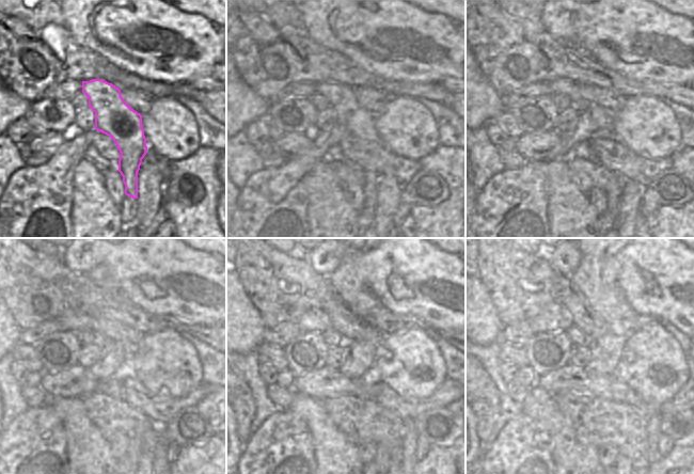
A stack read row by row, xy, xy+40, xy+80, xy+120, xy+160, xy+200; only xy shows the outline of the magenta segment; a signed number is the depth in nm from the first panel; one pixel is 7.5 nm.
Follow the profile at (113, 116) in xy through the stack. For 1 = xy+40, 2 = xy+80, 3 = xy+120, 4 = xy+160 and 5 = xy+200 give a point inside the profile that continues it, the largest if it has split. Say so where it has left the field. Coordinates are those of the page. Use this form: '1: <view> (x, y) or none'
1: xy+40 (359, 122)
2: xy+80 (603, 119)
3: xy+120 (75, 322)
4: xy+160 (317, 320)
5: xy+200 (552, 318)

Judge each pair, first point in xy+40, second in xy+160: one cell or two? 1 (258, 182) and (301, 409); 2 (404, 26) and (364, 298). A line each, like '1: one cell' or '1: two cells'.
1: two cells
2: two cells

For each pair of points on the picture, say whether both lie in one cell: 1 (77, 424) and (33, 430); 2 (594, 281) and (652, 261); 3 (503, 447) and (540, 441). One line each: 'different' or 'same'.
1: different
2: different
3: same

